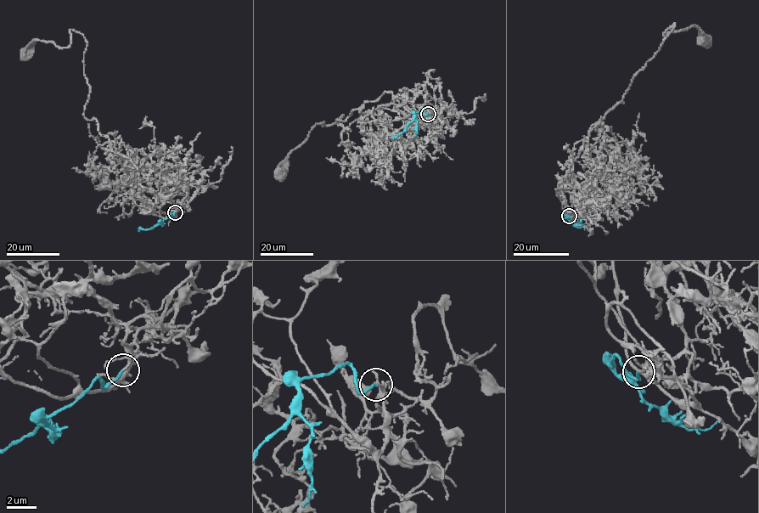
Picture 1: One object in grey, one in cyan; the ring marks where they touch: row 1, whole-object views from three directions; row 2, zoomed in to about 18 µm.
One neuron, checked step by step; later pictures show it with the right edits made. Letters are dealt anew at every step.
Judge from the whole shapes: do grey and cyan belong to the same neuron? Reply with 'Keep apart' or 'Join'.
Join

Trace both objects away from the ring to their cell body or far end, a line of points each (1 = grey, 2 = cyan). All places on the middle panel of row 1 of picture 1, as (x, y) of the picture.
1: (429, 114), (414, 121), (404, 101), (386, 92), (345, 121), (317, 124), (281, 173)
2: (429, 114), (426, 115), (423, 109), (415, 112), (402, 132), (393, 139)

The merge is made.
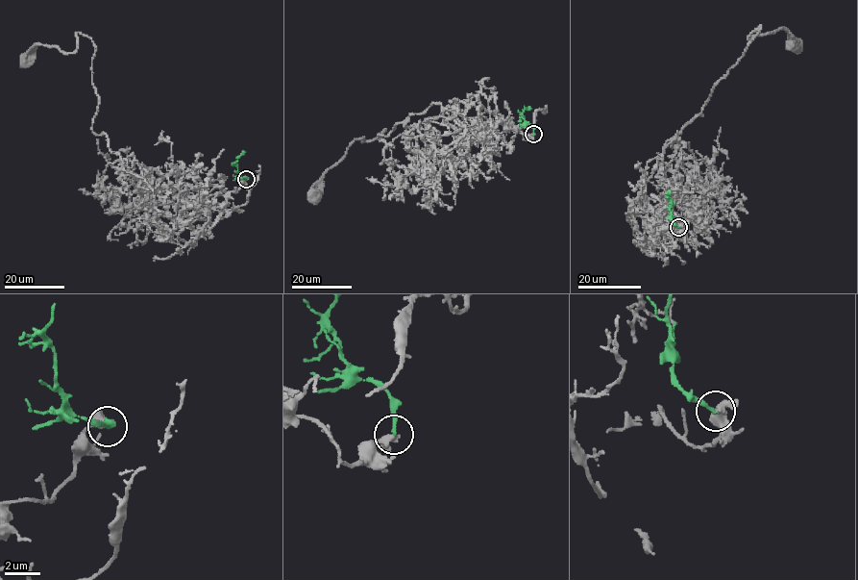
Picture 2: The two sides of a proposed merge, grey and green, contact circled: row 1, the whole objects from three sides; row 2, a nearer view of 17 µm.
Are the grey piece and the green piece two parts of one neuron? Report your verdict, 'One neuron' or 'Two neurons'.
One neuron

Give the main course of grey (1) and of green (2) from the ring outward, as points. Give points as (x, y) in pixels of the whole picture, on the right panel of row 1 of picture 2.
1: (679, 226), (636, 213), (659, 220), (638, 194), (649, 162), (757, 28), (794, 46)
2: (679, 226), (672, 221), (669, 191)

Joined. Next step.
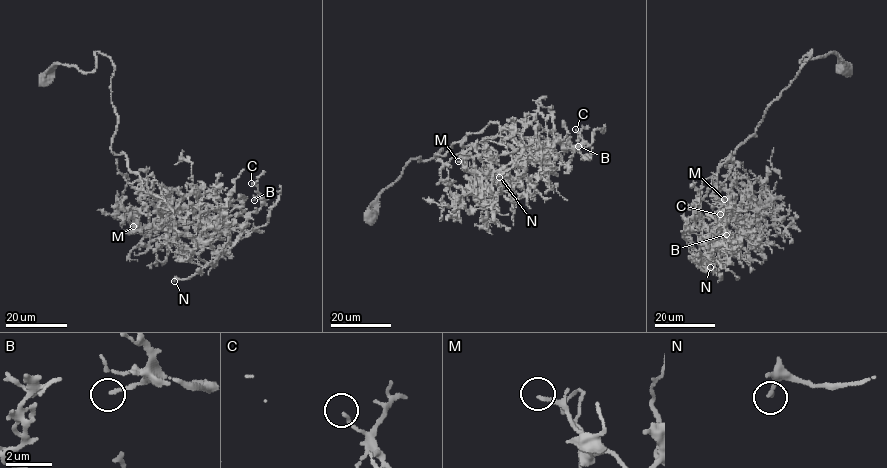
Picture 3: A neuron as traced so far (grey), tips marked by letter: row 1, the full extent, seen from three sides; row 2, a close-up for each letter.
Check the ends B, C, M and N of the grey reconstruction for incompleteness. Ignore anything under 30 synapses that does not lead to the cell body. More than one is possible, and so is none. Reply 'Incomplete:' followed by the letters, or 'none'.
Incomplete: M

